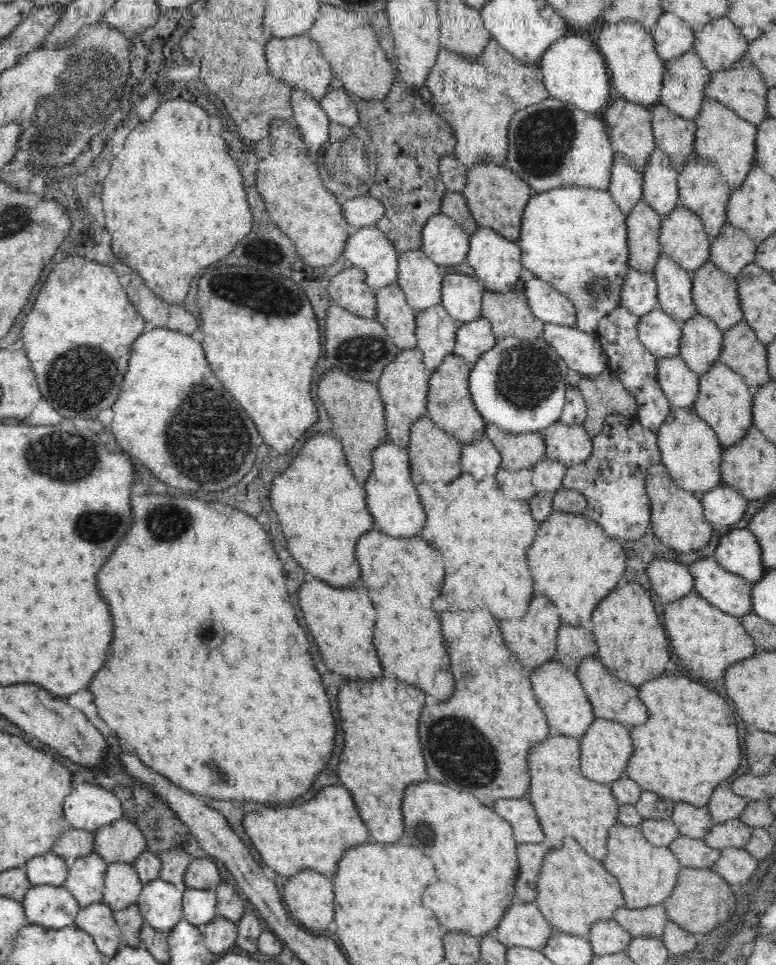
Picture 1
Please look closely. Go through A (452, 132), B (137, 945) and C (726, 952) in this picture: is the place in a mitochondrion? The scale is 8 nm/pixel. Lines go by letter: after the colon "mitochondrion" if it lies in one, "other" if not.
A: other
B: other
C: other

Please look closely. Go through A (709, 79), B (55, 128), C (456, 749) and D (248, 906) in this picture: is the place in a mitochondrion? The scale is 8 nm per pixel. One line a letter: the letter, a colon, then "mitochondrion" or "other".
A: other
B: mitochondrion
C: mitochondrion
D: other

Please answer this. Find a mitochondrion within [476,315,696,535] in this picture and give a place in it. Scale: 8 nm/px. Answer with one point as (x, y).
(527, 375)

